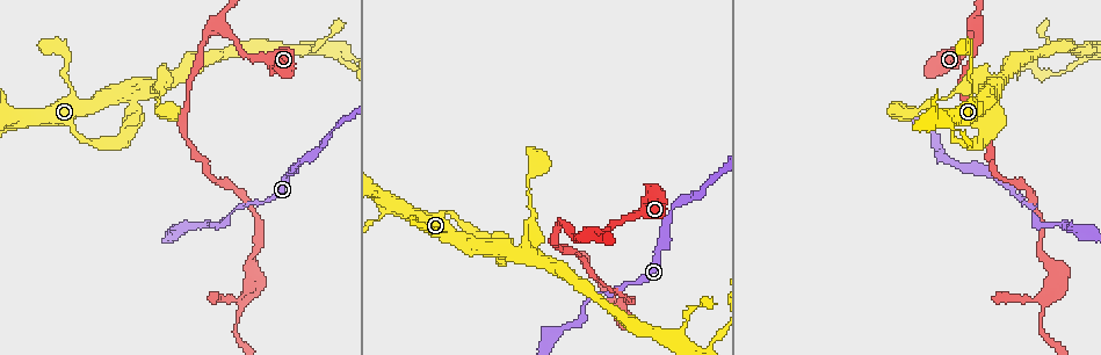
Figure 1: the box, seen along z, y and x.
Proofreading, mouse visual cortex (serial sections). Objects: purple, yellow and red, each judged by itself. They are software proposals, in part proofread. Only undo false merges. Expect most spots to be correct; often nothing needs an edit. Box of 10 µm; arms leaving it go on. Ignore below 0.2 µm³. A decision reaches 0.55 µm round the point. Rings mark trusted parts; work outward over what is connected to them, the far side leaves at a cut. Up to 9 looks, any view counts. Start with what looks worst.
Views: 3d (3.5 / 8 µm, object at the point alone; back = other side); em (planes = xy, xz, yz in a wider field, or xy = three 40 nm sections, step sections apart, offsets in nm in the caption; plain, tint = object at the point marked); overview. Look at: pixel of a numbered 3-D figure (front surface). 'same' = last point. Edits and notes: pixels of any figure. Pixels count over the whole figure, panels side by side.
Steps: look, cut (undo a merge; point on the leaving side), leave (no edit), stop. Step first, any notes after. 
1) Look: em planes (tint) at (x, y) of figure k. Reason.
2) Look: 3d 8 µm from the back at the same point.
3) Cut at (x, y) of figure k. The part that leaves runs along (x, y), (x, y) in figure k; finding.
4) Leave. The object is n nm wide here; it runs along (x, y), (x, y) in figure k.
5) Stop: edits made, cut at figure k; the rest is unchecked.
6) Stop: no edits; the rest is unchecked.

Look: 3d 3.5 µm at (599, 291) of figure 1. Narrows sharply.

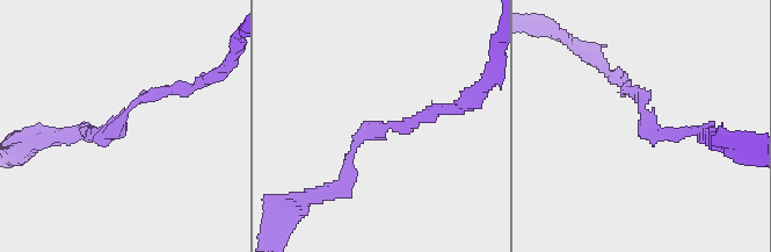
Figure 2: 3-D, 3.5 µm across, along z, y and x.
Look: em xy step 1 (tint) at (384, 125) of figure 2. The arms are 150, 150 nm wide; shape alone is not enough.

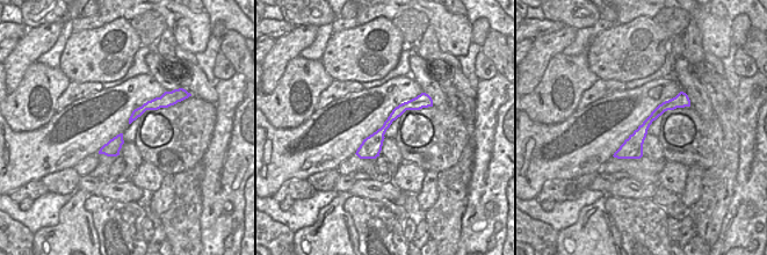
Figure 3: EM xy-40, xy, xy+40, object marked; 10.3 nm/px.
Look: em xy step 3 (tint) at the same point.

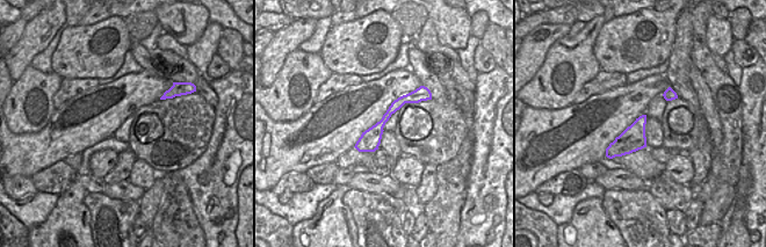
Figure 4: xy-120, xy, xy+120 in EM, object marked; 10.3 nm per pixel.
Leave. The object is 220 nm wide here; it runs along (427, 95), (402, 100), (359, 146) in figure 4; continuous, no second cell.

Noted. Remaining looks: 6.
Look: 3d 3.5 µm at (527, 253) of figure 1. Abrupt turn.

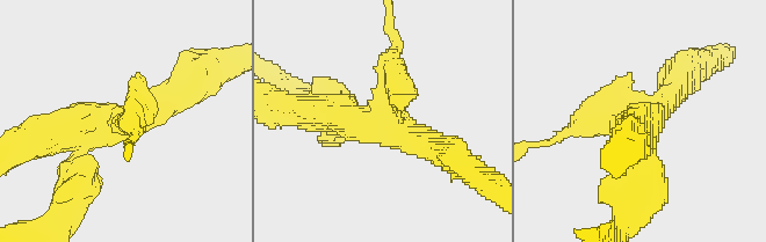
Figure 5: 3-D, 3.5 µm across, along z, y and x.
Look: em xy step 5 (tint) at (384, 126) of figure 5.

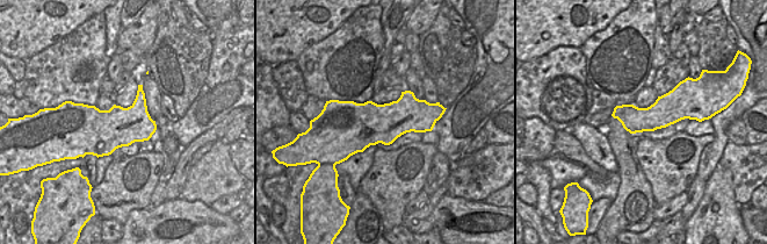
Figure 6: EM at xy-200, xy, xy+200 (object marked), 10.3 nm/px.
Leave. Continuous, no second cell.

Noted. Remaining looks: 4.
Look: em xy step 5 (tint) at (976, 29) of figure 1. Side arm on a straight run.

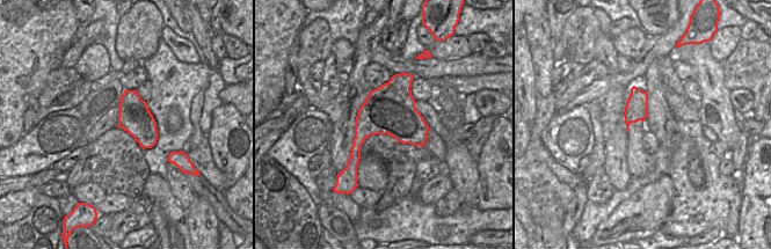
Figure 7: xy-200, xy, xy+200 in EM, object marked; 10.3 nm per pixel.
Look: 3d 3.5 µm at the same point. See where the arms go.

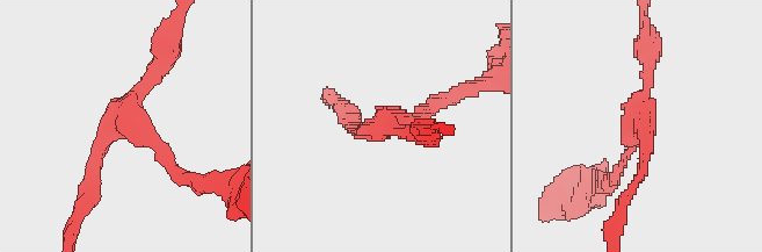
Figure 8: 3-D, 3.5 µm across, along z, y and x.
Leave. The arms are 150, 150, 200 nm wide; it runs along (440, 99), (379, 129), (354, 123) in figure 8; one cell here.

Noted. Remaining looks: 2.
Stop: no edits; the rest is unchecked.

